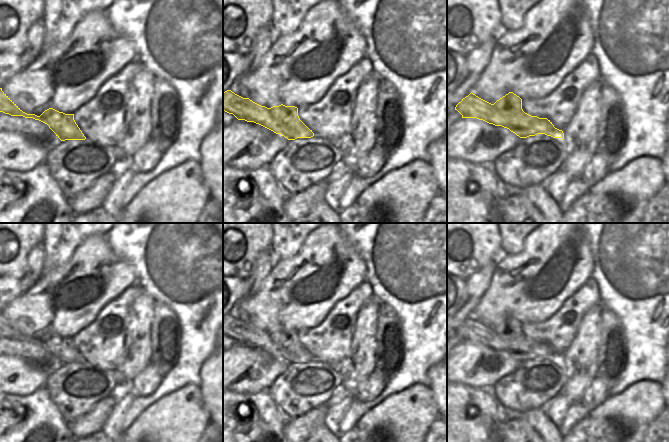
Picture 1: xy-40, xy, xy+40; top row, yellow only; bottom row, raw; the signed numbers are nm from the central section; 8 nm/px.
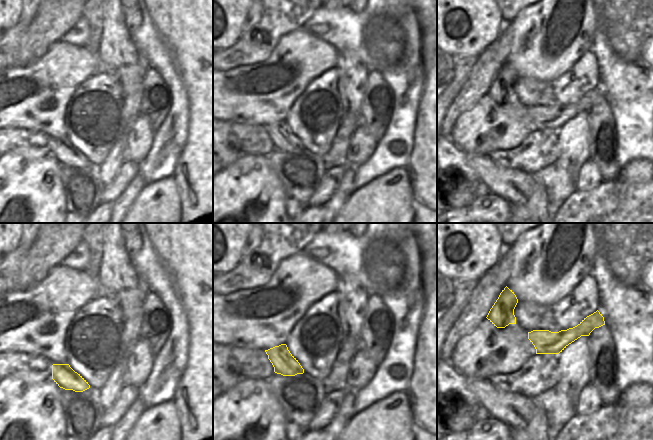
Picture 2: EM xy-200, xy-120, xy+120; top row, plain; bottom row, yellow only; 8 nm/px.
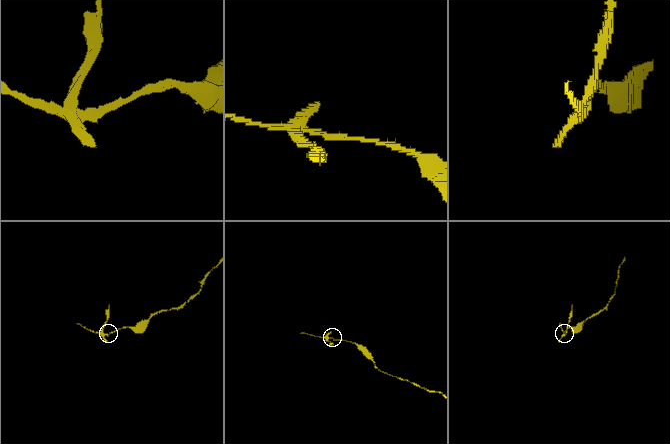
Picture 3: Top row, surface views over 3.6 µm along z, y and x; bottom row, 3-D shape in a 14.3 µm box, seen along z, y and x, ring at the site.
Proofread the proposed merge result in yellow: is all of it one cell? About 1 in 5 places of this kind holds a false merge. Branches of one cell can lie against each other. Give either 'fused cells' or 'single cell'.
fused cells

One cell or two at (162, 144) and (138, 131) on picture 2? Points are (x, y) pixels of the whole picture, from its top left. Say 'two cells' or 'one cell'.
two cells

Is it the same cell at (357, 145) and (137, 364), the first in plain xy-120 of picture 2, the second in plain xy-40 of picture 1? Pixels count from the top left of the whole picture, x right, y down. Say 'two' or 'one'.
two

